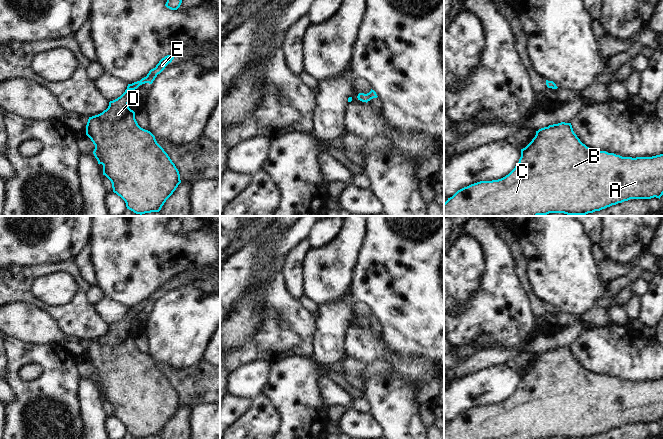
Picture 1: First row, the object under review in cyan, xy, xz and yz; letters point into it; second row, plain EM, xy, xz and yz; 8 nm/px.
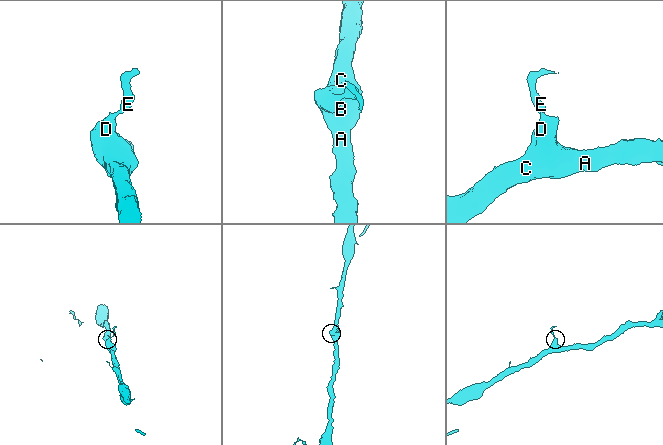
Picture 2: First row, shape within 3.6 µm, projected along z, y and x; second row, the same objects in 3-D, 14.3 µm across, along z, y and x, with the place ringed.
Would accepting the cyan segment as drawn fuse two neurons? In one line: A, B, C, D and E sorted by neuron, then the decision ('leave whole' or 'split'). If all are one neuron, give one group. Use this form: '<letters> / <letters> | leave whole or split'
A B C D E | leave whole

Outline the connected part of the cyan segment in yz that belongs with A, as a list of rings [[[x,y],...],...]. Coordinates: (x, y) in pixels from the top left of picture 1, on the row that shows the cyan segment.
[[[561,122],[549,125],[536,131],[535,137],[523,149],[521,157],[515,168],[505,177],[492,180],[480,181],[458,190],[452,197],[444,203],[444,216],[538,216],[549,213],[564,213],[567,215],[586,215],[595,211],[600,211],[612,205],[628,201],[630,199],[651,199],[659,198],[663,195],[663,154],[652,157],[622,157],[606,151],[596,151],[583,144],[574,133],[571,123]]]

